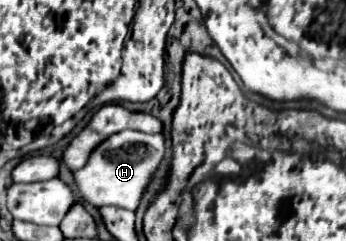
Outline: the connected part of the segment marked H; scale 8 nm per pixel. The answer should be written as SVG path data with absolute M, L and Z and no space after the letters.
M120 131L94 149L92 159L88 161L86 167L74 171L76 185L82 197L94 207L116 205L136 211L144 191L148 189L156 169L164 159L164 151L166 147L162 135L150 135L142 131Z

